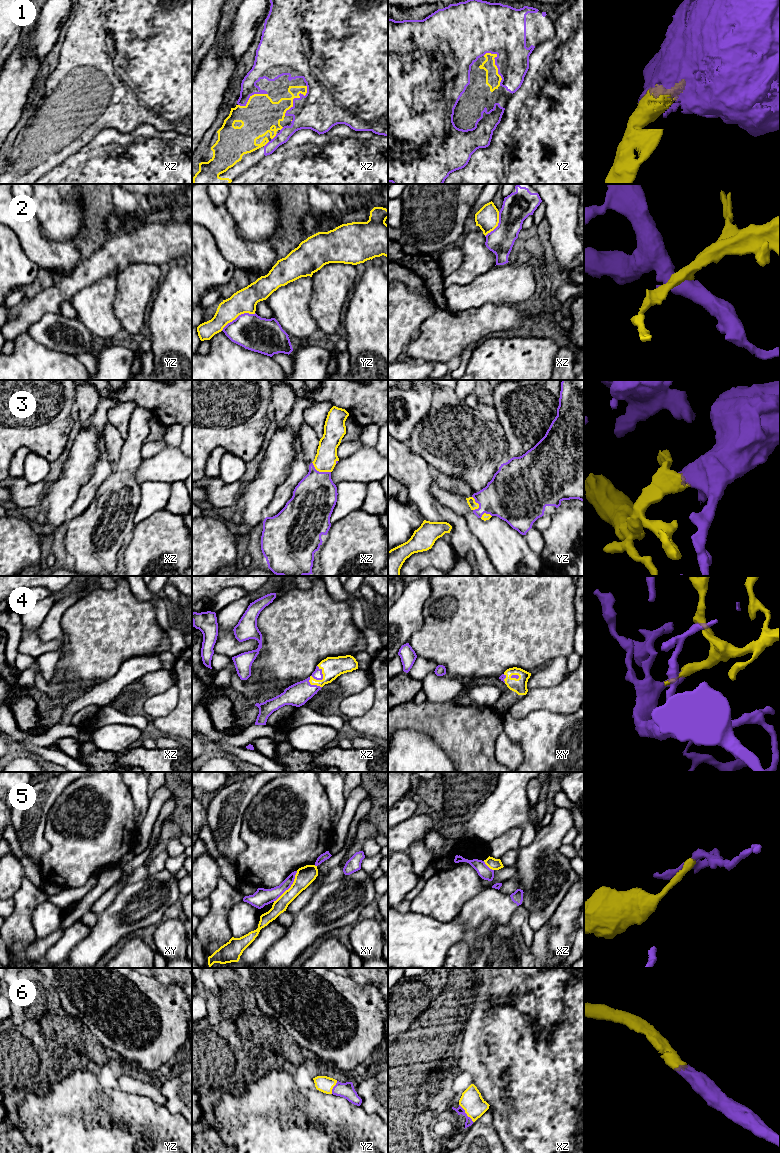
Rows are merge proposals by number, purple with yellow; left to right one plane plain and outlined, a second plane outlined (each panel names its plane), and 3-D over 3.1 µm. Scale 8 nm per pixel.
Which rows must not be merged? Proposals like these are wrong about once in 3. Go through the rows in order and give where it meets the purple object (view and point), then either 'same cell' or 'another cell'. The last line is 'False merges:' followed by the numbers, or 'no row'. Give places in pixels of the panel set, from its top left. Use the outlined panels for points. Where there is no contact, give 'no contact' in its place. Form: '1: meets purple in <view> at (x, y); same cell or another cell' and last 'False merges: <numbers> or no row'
1: meets purple in yz at (495, 64); same cell
2: meets purple in yz at (239, 315); another cell
3: meets purple in xz at (320, 472); same cell
4: meets purple in xz at (314, 678); same cell
5: meets purple in xy at (289, 887); another cell
6: meets purple in xz at (465, 1113); same cell
False merges: 2, 5

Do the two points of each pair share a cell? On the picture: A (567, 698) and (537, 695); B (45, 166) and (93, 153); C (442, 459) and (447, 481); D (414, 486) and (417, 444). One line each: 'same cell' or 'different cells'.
A: same cell
B: different cells
C: different cells
D: different cells

